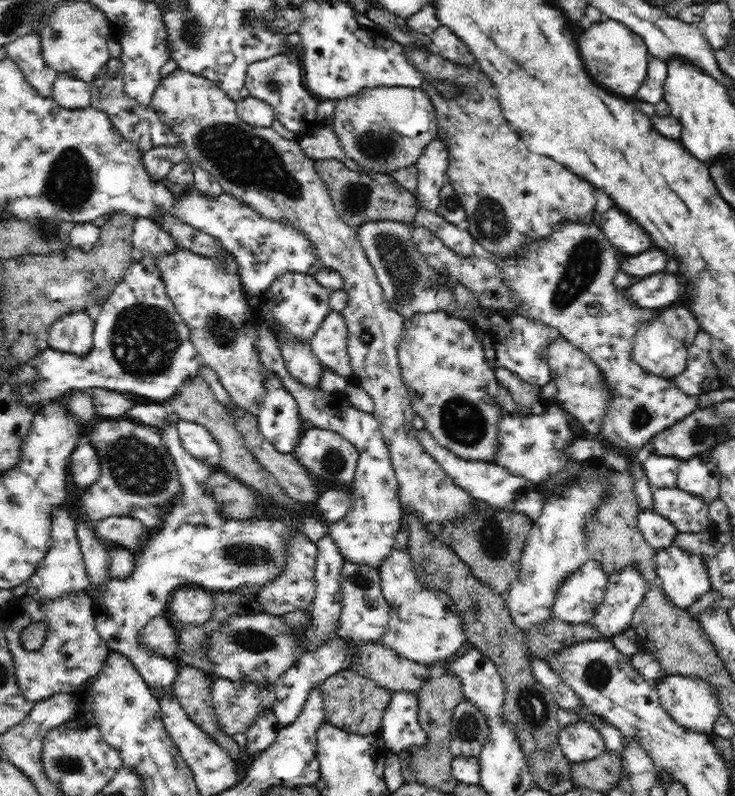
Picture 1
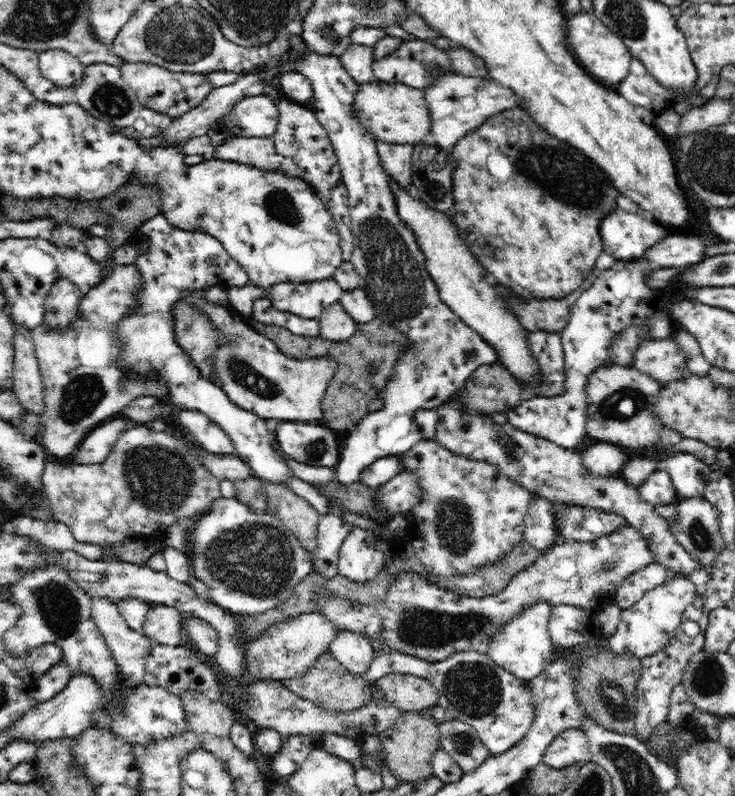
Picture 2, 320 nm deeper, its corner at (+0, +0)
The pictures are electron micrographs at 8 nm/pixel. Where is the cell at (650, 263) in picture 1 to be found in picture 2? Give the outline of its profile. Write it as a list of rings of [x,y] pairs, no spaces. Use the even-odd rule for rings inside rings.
[[[670,234],[661,242],[654,244],[644,253],[644,261],[648,261],[656,269],[684,267],[696,265],[707,258],[704,240],[695,234]]]

